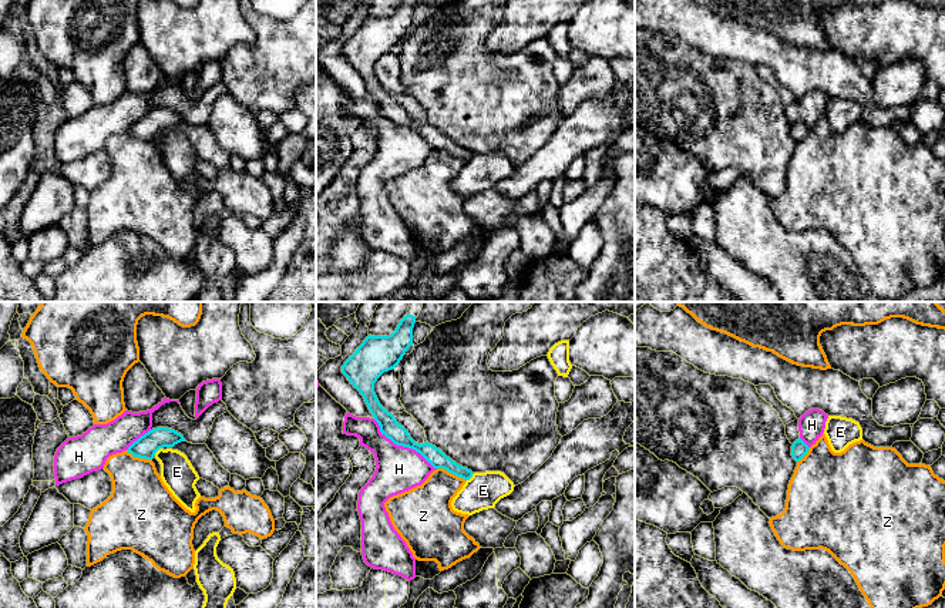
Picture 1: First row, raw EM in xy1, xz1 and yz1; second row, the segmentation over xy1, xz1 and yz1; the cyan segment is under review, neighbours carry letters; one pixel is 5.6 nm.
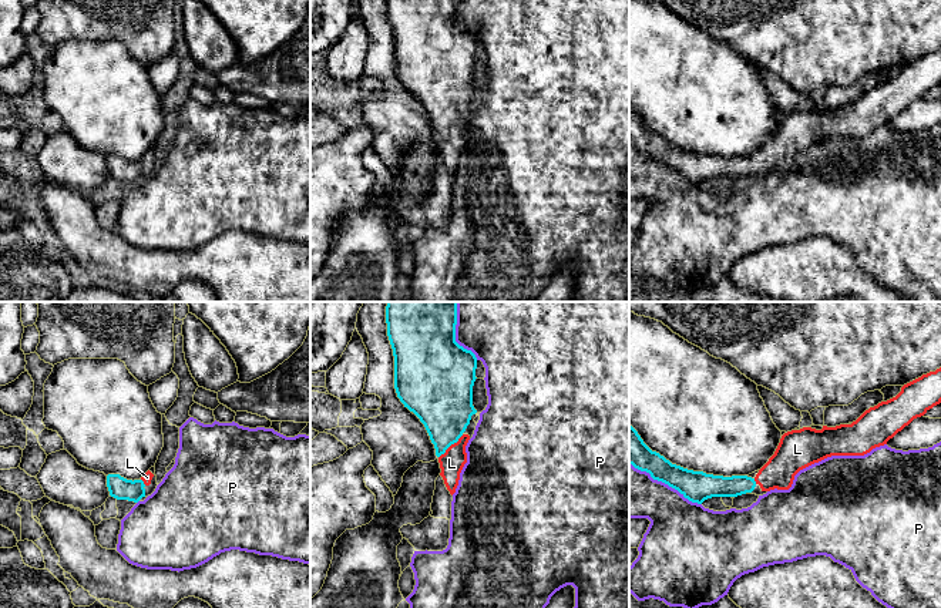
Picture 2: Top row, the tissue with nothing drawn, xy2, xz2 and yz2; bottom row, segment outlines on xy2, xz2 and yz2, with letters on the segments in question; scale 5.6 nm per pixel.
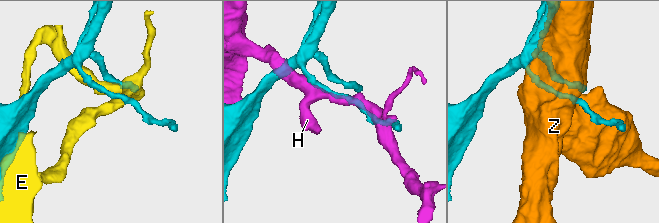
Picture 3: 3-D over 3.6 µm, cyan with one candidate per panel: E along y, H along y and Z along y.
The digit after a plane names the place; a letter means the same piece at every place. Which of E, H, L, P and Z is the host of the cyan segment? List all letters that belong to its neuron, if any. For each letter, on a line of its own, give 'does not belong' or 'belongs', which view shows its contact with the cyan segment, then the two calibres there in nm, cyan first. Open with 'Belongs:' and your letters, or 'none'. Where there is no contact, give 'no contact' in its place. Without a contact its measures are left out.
Belongs: L
E: does not belong; meets cyan in xy1; 130 nm thick on the cyan side, 190 nm on the other
H: does not belong; meets cyan in xz1; 110 nm thick on the cyan side, 260 nm on the other
L: belongs; meets cyan in xz2; 340 nm thick on the cyan side, 140 nm on the other
P: does not belong; meets cyan in yz2; 180 nm thick on the cyan side, 300 nm on the other
Z: does not belong; meets cyan in xz1; 100 nm thick on the cyan side, 280 nm on the other

